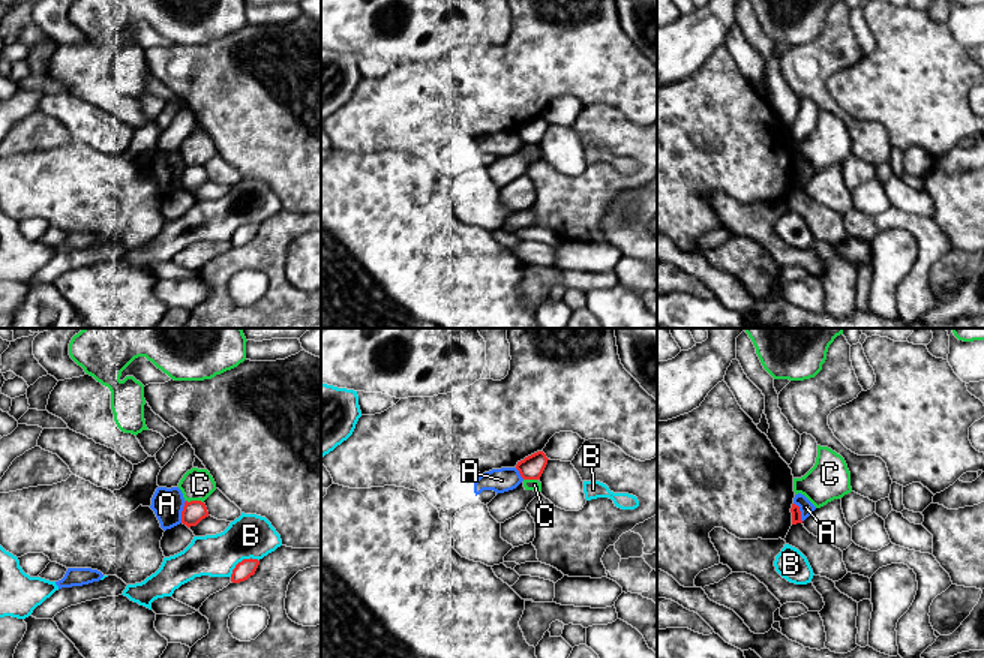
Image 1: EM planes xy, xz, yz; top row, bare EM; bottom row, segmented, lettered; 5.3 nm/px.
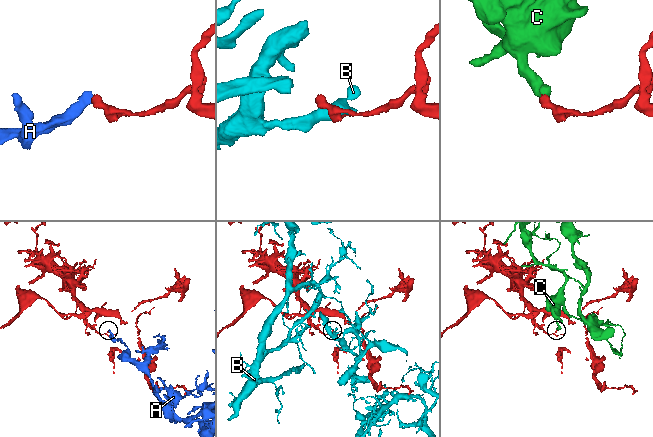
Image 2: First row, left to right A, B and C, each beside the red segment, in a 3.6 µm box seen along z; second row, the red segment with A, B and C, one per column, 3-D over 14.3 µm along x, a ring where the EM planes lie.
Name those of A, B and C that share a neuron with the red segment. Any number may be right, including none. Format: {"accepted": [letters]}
{"accepted": []}

